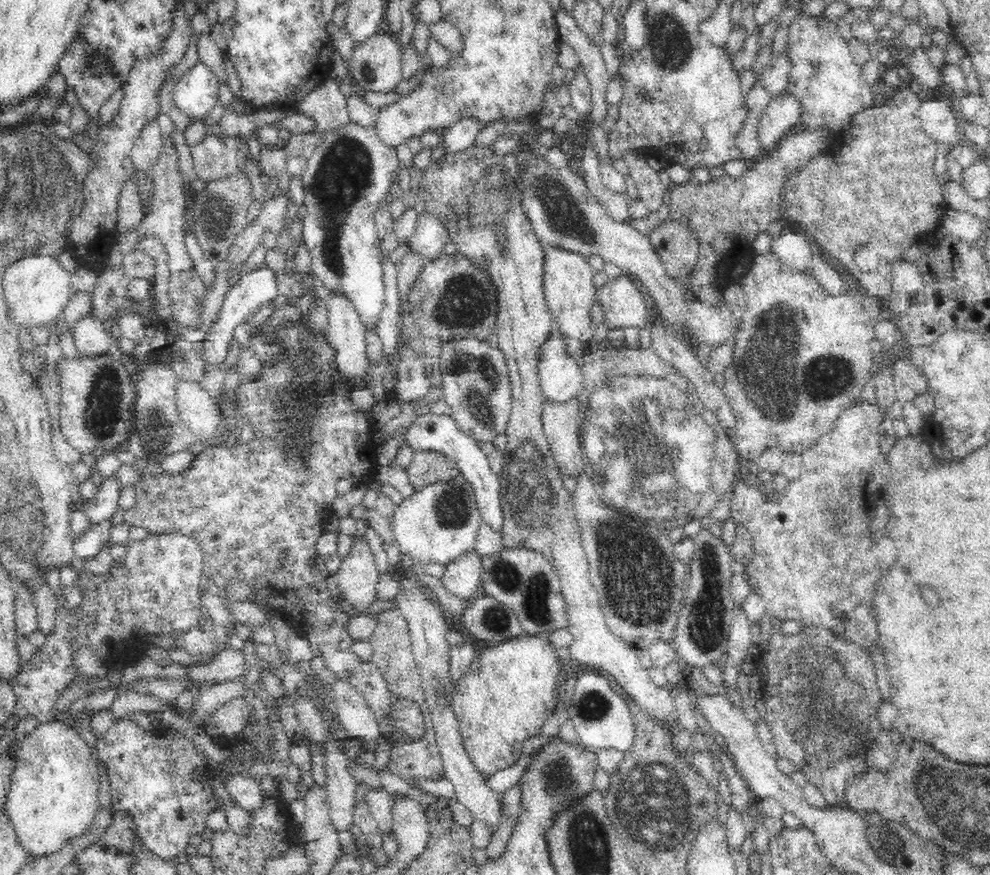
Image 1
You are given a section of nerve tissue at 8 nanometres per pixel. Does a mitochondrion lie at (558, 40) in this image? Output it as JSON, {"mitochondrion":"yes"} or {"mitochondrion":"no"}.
{"mitochondrion":"no"}

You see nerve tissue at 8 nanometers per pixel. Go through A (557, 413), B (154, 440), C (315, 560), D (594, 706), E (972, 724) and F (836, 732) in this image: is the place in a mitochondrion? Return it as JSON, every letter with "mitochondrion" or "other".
{"A":"other","B":"mitochondrion","C":"other","D":"mitochondrion","E":"other","F":"mitochondrion"}

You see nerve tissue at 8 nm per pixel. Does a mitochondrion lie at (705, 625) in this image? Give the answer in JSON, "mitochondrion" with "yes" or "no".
{"mitochondrion":"yes"}

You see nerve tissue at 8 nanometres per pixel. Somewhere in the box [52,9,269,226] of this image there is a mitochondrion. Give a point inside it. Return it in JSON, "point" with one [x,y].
{"point":[96,65]}

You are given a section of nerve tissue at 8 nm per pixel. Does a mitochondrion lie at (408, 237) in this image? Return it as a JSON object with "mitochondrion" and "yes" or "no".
{"mitochondrion":"no"}

